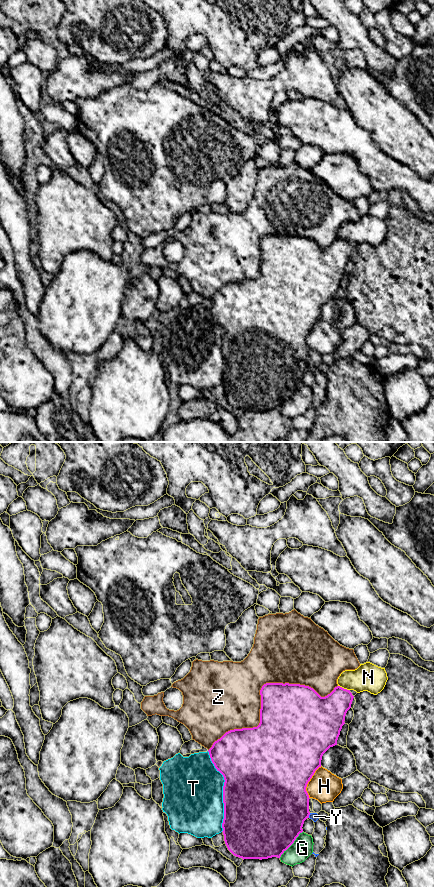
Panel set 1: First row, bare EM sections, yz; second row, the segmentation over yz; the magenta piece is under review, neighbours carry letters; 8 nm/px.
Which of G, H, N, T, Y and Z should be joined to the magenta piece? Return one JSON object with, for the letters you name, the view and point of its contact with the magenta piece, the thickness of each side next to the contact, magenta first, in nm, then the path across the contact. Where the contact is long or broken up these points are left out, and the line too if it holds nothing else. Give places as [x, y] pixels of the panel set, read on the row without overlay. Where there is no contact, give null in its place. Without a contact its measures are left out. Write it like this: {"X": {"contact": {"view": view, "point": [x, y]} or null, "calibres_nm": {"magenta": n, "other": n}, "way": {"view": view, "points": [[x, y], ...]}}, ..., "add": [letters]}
{"add": []}

